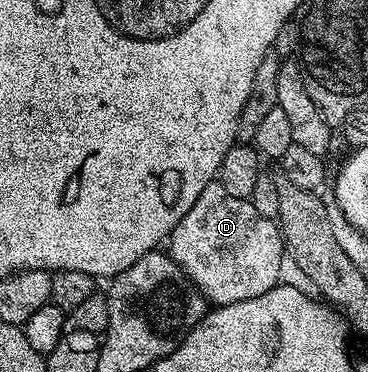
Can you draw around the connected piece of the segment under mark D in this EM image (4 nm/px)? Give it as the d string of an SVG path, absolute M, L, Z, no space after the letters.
M219 182L204 186L192 210L188 210L188 214L184 214L184 218L180 218L180 222L176 222L176 226L170 231L169 244L168 255L181 266L182 272L211 305L255 300L260 294L268 294L268 290L279 284L280 258L284 251L282 229L275 221L264 218L264 214L260 214L260 210L256 210L249 199L229 195Z

